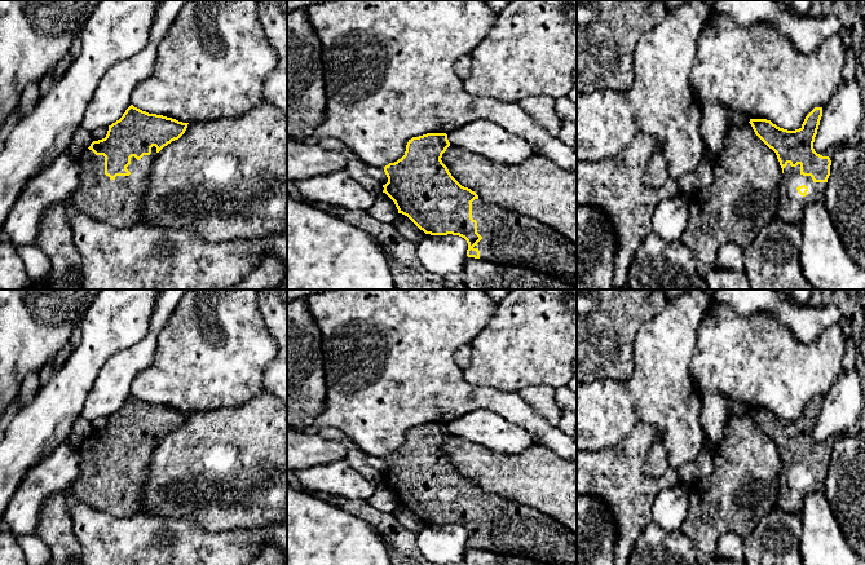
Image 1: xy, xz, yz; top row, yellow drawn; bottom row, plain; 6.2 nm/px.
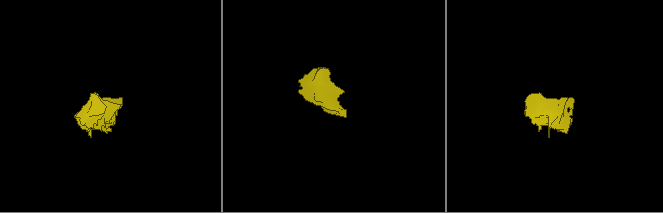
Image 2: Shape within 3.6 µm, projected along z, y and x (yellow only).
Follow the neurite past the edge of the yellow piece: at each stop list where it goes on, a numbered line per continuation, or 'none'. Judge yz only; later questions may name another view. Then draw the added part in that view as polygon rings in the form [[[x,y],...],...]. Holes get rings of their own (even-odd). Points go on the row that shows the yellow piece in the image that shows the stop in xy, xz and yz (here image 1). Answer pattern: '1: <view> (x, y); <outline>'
1: yz (790, 207); [[[800,164],[784,168],[780,182],[776,219],[800,225],[808,204],[825,203],[826,182],[815,182],[811,176],[800,173]]]

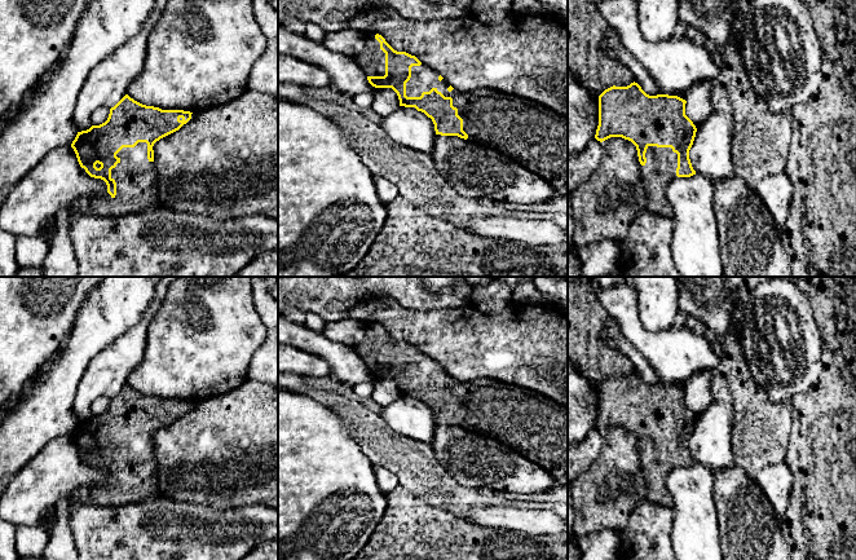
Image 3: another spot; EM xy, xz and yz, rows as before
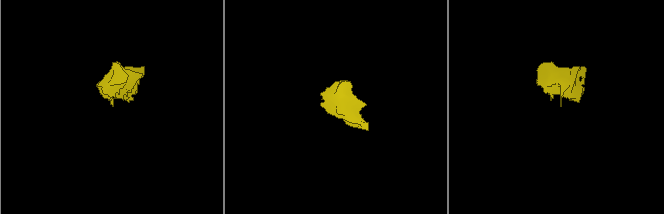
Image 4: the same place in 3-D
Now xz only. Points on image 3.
1: xz (534, 136); [[[422,63],[420,66],[412,66],[411,67],[411,78],[406,83],[406,96],[407,97],[420,97],[423,92],[429,92],[432,88],[436,88],[438,92],[441,92],[445,97],[451,97],[453,98],[453,106],[458,109],[458,115],[463,119],[463,131],[468,135],[468,141],[473,142],[475,145],[480,145],[484,147],[489,147],[493,150],[498,150],[499,153],[507,155],[512,160],[517,162],[519,164],[524,166],[529,171],[534,172],[535,175],[540,176],[544,178],[548,184],[553,186],[556,190],[557,195],[568,195],[568,118],[533,101],[533,100],[526,100],[522,98],[517,94],[512,93],[506,93],[506,92],[498,92],[493,89],[485,89],[480,91],[476,94],[472,93],[465,93],[465,92],[459,92],[456,89],[453,89],[451,92],[447,91],[450,87],[444,79],[440,81],[438,80],[440,74],[428,67],[427,65]]]

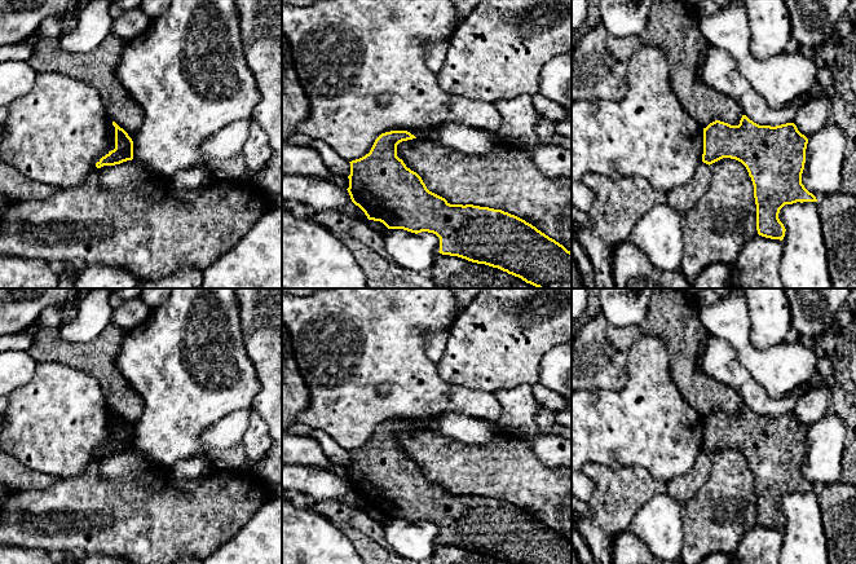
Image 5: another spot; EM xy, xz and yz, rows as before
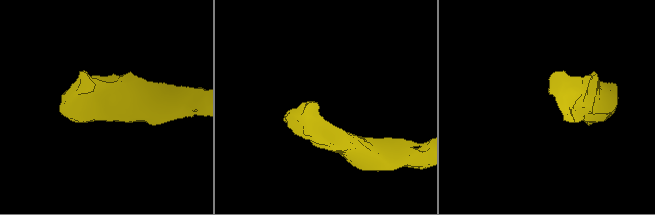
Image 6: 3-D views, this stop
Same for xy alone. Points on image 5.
none

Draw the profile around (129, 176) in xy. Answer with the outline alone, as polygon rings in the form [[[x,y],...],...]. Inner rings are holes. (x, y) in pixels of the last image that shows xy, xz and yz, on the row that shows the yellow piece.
[[[127,160],[100,168],[100,189],[105,191],[153,193],[158,176],[144,168],[137,160]]]

